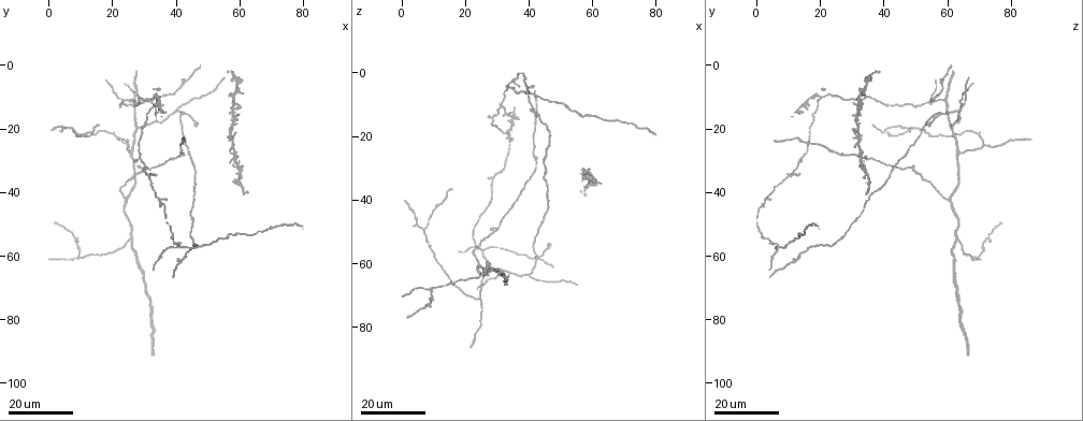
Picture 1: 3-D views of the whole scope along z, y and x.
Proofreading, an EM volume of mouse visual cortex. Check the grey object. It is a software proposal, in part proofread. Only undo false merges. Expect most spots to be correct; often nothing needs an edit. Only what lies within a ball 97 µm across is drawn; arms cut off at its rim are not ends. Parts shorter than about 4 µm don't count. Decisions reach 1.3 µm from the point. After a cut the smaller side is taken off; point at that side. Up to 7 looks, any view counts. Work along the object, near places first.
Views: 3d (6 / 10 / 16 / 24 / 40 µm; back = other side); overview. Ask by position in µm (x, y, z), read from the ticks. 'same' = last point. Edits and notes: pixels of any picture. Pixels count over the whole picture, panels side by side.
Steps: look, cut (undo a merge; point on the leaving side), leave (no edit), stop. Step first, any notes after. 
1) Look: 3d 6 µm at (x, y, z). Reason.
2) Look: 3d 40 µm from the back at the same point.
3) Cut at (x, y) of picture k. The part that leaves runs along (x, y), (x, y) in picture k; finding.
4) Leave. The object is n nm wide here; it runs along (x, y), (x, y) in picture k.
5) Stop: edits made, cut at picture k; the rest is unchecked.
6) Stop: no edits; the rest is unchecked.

Look: 3d 24 µm at (24, 25, 71). Three arms meet.

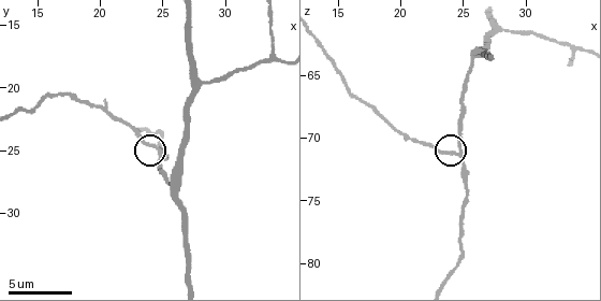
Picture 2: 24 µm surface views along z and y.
Look: 3d 10 µm at (24.8, 25.0, 71.6). Zoom in.

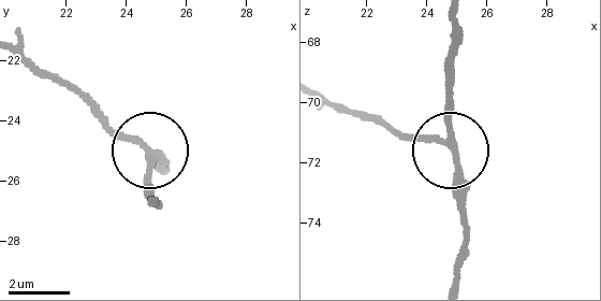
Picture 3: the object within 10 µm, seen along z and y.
Leave. It runs along (459, 17), (451, 187), (467, 218), (467, 246) in picture 3; continuous, no second neuron.

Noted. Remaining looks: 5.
Look: 3d 24 µm at (40, 14, 64). Three-way junction.

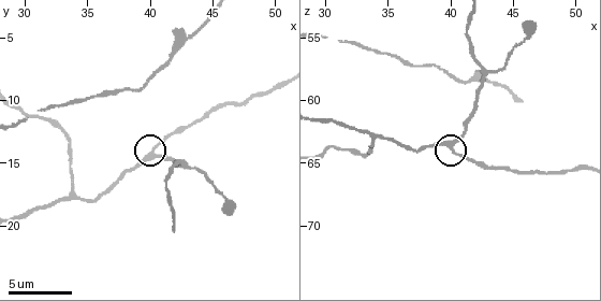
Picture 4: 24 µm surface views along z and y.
Look: 3d 6 µm at (40.0, 14.4, 63.4).

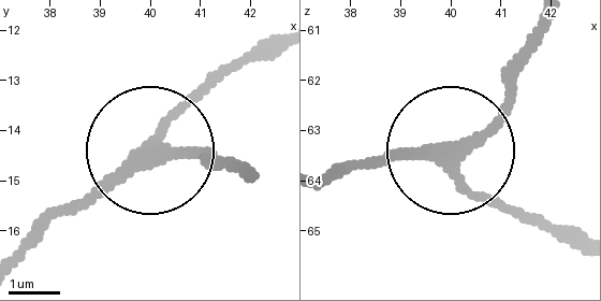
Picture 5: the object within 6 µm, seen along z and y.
Leave. It runs along (18, 249), (96, 198), (219, 74) in picture 5; all the same neuron.

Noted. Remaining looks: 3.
Look: 3d 16 µm at (25, 12, 56). A fork.

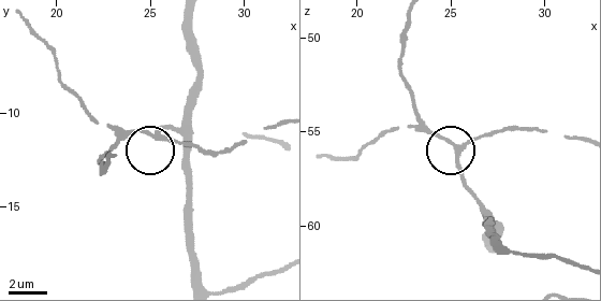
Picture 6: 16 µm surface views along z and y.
Look: 3d 10 µm at (25.5, 11.3, 56.2). Zoom in.

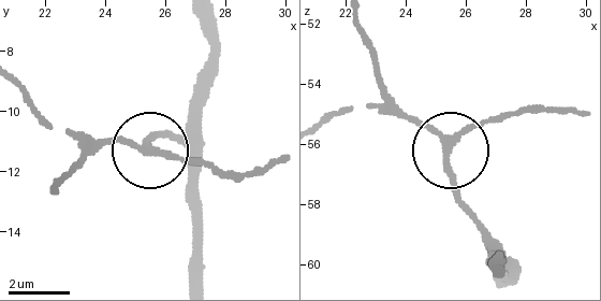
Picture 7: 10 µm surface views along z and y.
Leave. The side arm is 30 µm long; it runs along (353, 18), (384, 88), (445, 142), (460, 142), (512, 114) in picture 7; all the same neuron.

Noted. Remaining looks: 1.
Stop: no edits; the rest is unchecked.

